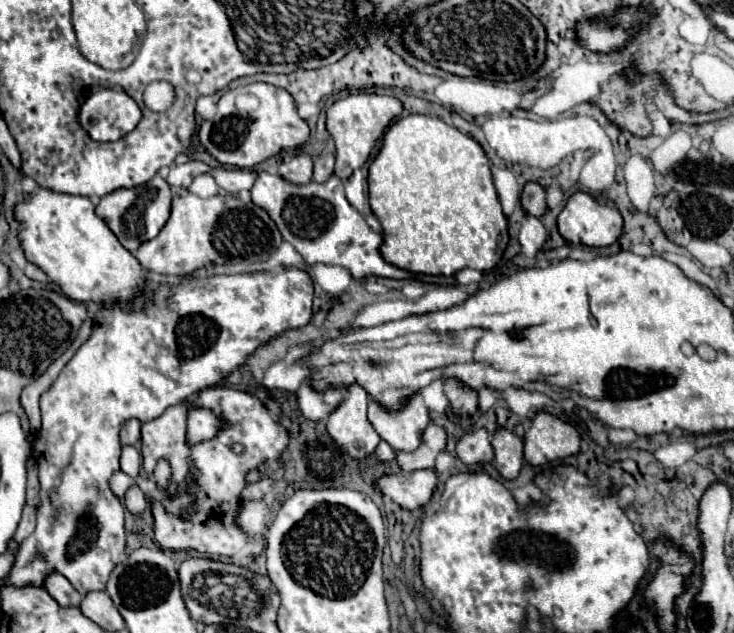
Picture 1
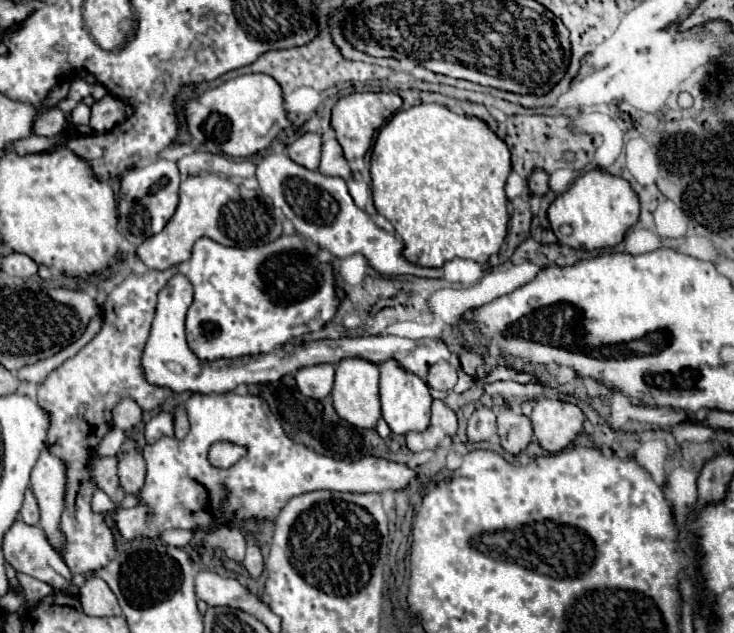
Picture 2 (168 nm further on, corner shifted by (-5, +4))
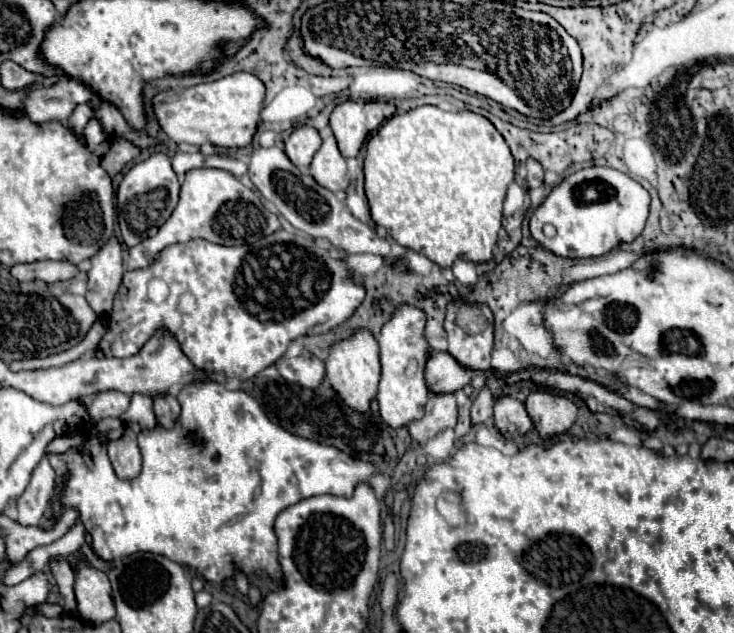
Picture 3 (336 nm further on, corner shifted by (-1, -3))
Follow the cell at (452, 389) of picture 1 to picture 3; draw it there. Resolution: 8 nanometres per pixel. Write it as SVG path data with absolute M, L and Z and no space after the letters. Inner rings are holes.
M448 305L444 317L444 329L448 333L448 353L474 371L490 369L490 355L494 345L494 329L488 323L482 327L482 333L466 333L456 325L456 305Z

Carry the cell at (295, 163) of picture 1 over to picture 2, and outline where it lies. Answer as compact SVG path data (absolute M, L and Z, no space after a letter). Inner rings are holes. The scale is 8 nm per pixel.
M304 134L290 144L288 156L290 160L294 160L296 164L308 170L318 170L320 146L322 146L322 138L318 134Z

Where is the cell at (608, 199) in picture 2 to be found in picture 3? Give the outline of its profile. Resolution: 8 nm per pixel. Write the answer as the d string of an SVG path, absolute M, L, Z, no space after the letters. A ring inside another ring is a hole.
M594 165L568 175L548 193L530 217L530 233L544 249L558 257L594 259L610 253L620 243L632 243L644 229L648 205L650 195L638 181L618 169ZM546 223L556 227L556 237L544 237L542 227Z

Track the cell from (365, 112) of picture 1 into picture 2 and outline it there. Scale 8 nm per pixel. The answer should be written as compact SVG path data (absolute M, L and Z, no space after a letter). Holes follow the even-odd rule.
M354 92L342 96L332 108L332 128L336 132L336 140L344 150L344 158L348 162L354 158L364 158L364 154L370 150L376 130L380 130L400 108L402 98L394 92Z

